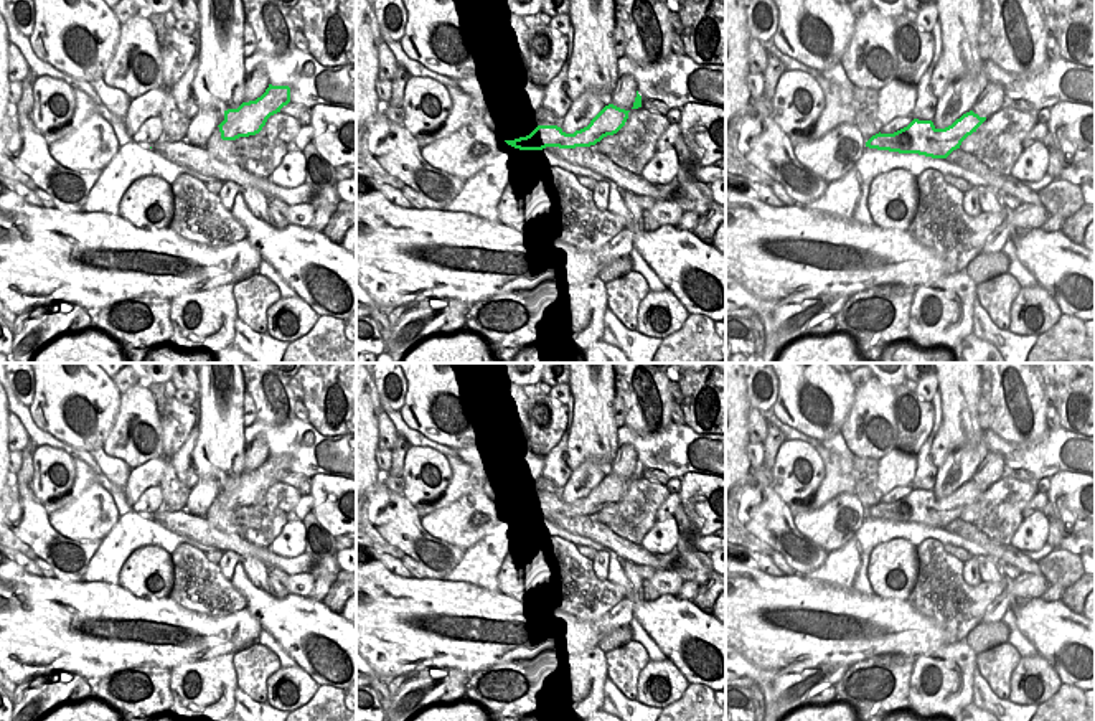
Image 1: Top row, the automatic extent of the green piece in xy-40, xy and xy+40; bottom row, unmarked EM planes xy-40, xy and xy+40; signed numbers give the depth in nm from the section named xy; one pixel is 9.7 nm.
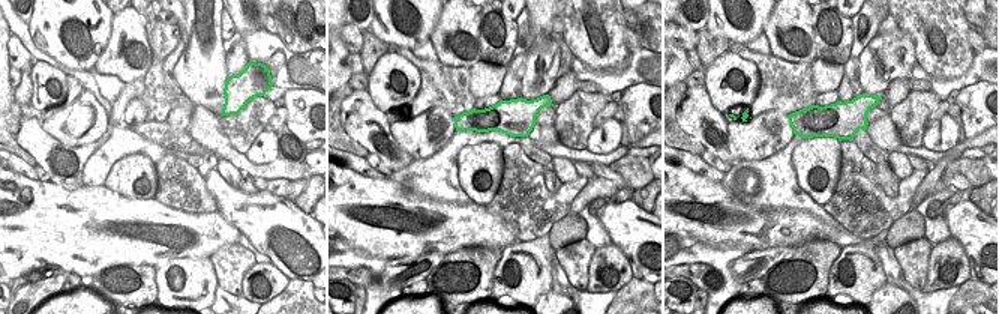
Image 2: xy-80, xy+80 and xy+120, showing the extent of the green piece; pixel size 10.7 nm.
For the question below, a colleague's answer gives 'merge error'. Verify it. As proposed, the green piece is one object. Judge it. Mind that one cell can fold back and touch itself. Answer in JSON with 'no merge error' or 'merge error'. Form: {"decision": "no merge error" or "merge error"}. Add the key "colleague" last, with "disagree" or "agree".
{"decision": "no merge error", "colleague": "disagree"}

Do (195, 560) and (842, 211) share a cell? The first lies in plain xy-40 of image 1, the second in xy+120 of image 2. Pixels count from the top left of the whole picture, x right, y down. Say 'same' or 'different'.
same

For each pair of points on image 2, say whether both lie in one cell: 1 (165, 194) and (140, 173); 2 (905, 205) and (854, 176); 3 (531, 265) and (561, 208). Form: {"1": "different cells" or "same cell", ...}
{"1": "different cells", "2": "same cell", "3": "different cells"}

